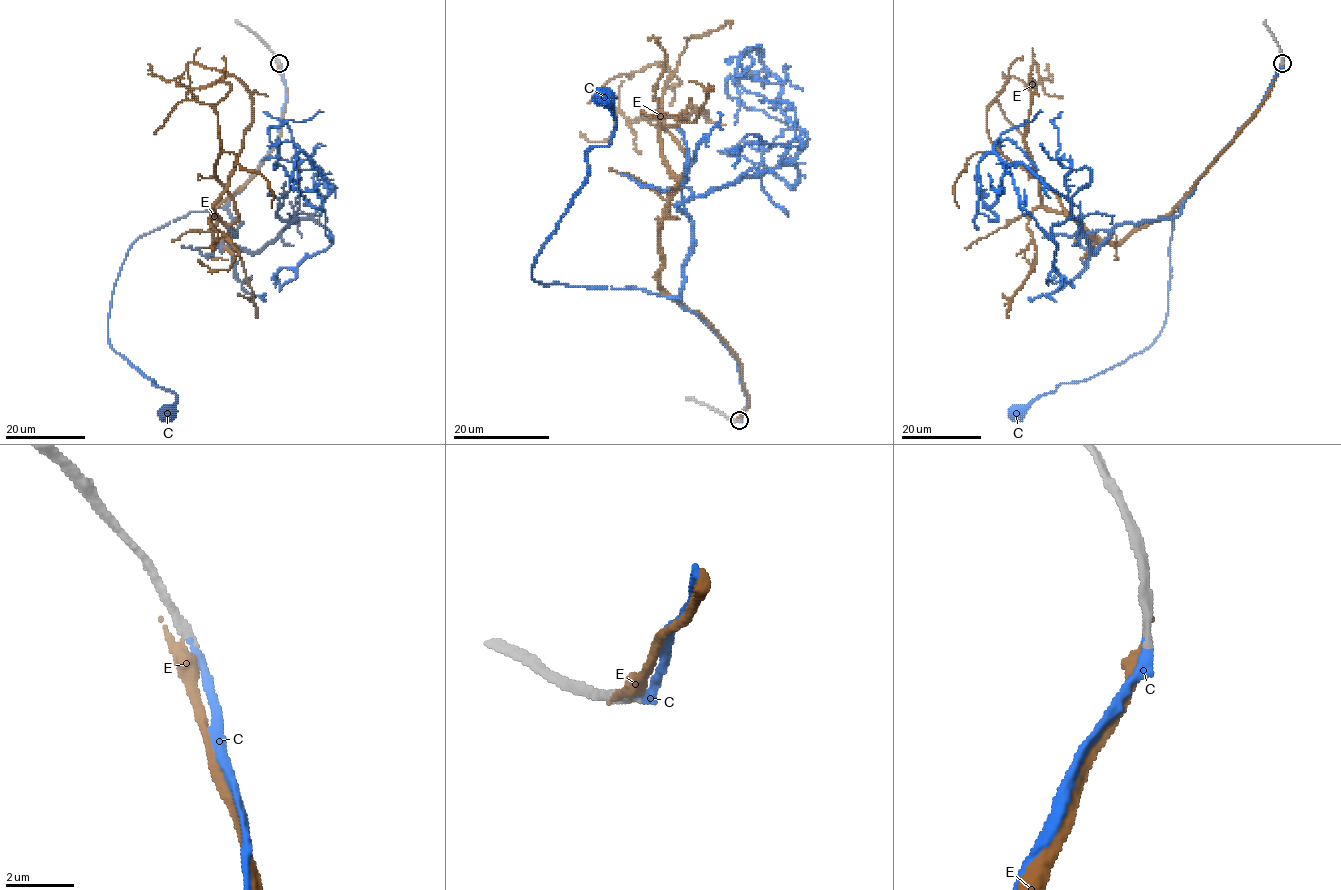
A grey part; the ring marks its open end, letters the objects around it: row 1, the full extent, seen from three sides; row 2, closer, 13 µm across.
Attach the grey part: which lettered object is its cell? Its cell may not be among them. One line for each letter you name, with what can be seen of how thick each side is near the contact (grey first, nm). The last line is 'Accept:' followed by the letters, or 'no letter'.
C: 280 nm thick on the grey side, 200 nm on the other
Accept: C

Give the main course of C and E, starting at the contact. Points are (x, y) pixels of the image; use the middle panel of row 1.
C: (739, 420), (740, 364), (696, 314), (632, 288), (532, 278), (585, 180), (586, 151), (612, 137), (607, 99)
E: (737, 420), (739, 360), (658, 281), (678, 178), (660, 128), (707, 113), (617, 110), (612, 134), (580, 137)

